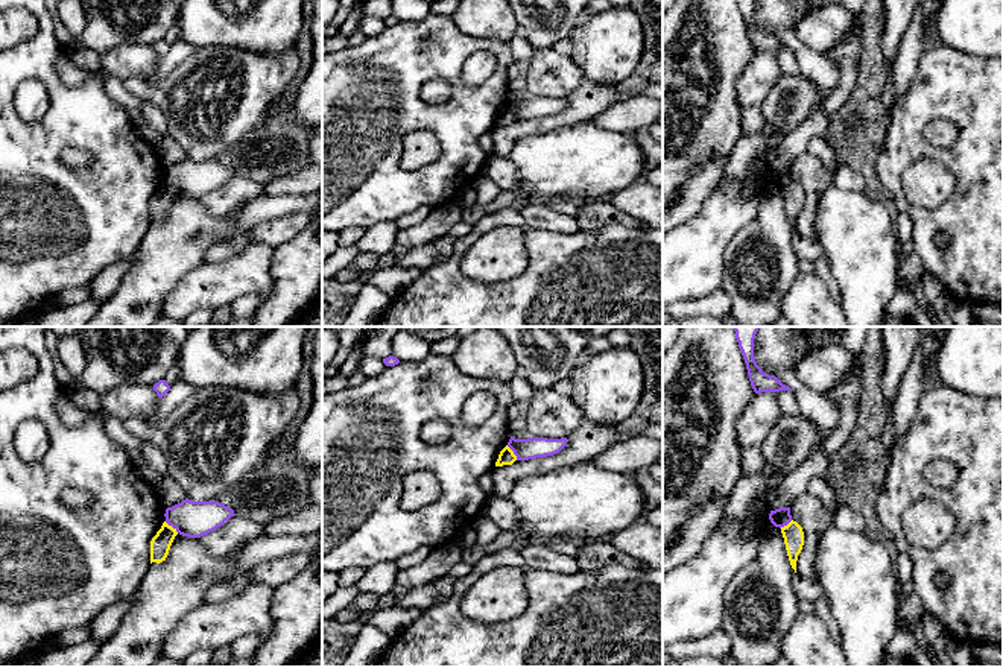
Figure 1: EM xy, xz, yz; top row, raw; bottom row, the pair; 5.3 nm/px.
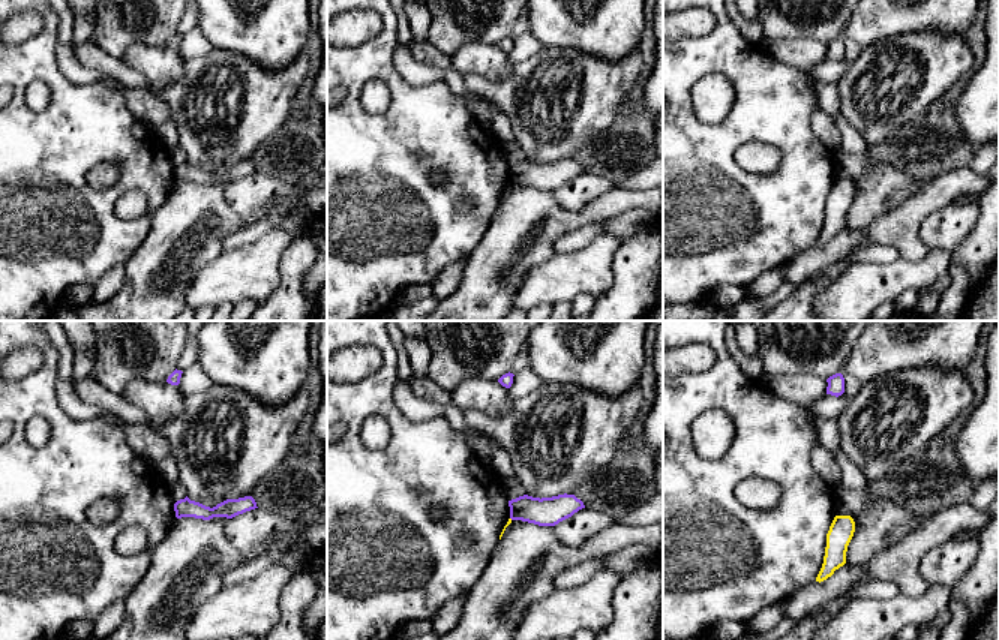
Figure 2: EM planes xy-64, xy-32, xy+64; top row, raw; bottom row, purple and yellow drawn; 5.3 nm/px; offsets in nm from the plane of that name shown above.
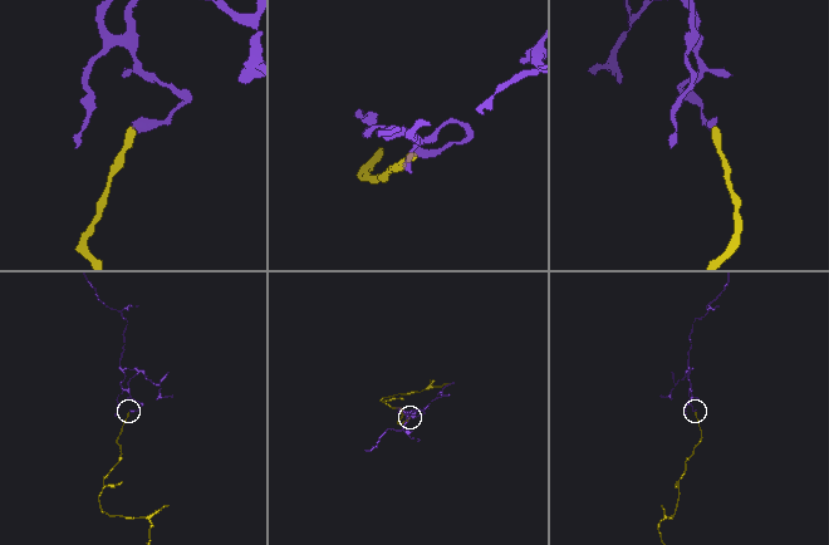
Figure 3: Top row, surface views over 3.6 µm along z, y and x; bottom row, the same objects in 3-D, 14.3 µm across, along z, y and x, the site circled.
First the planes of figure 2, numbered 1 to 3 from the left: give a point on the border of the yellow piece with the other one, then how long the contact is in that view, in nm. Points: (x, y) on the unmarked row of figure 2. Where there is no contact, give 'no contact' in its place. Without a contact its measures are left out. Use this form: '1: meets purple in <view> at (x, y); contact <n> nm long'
1: no contact
2: no contact
3: no contact

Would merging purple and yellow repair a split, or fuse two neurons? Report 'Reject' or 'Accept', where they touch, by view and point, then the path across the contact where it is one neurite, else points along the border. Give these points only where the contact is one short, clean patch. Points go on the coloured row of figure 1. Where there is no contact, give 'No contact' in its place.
Reject. Touches purple at xy (172, 526). Boundary: xy (164, 521), (178, 532)

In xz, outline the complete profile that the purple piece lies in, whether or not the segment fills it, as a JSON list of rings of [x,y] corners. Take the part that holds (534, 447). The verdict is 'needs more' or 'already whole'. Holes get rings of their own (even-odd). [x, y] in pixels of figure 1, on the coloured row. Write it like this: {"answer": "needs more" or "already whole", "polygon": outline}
{"answer": "already whole", "polygon": [[[511,436],[508,447],[517,456],[517,460],[529,460],[536,457],[553,456],[559,453],[568,439],[547,439],[547,438],[529,438],[529,439],[515,439]]]}

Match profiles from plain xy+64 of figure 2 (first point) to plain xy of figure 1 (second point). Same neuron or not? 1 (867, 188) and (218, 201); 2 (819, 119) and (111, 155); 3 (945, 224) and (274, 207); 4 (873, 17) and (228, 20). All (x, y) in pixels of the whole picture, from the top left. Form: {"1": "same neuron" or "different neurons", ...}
{"1": "same neuron", "2": "different neurons", "3": "different neurons", "4": "same neuron"}

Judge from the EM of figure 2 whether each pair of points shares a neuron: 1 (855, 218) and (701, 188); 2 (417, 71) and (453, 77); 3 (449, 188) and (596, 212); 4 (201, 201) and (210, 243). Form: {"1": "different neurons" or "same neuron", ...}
{"1": "different neurons", "2": "same neuron", "3": "different neurons", "4": "same neuron"}

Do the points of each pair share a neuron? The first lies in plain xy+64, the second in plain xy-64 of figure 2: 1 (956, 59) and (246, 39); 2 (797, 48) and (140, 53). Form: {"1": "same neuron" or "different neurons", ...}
{"1": "different neurons", "2": "same neuron"}

